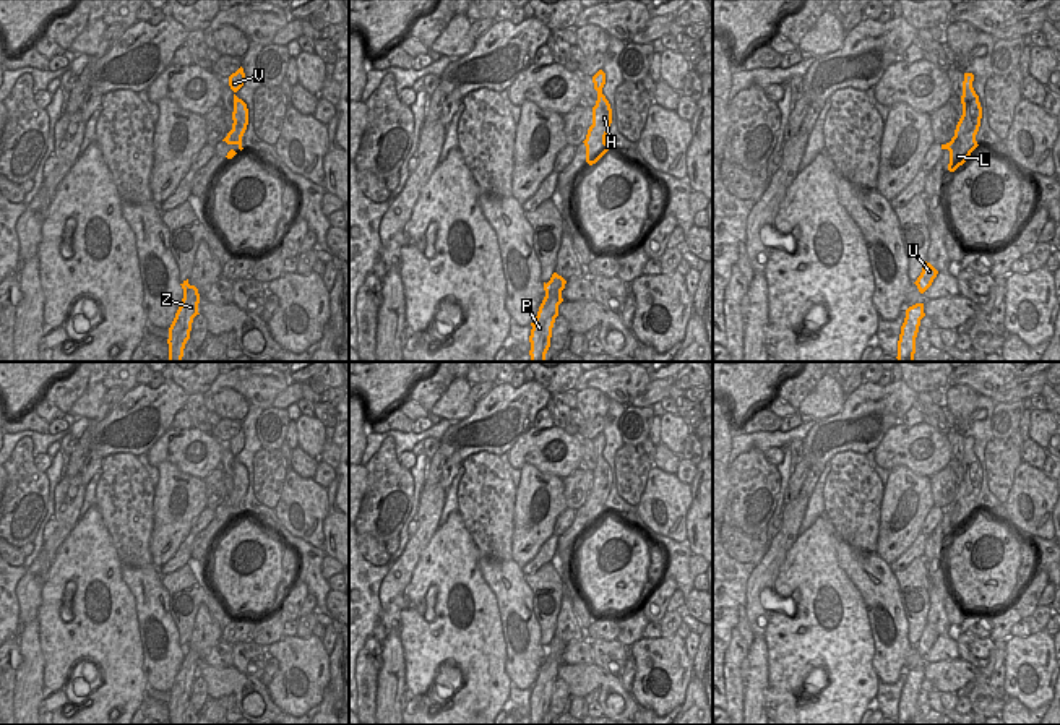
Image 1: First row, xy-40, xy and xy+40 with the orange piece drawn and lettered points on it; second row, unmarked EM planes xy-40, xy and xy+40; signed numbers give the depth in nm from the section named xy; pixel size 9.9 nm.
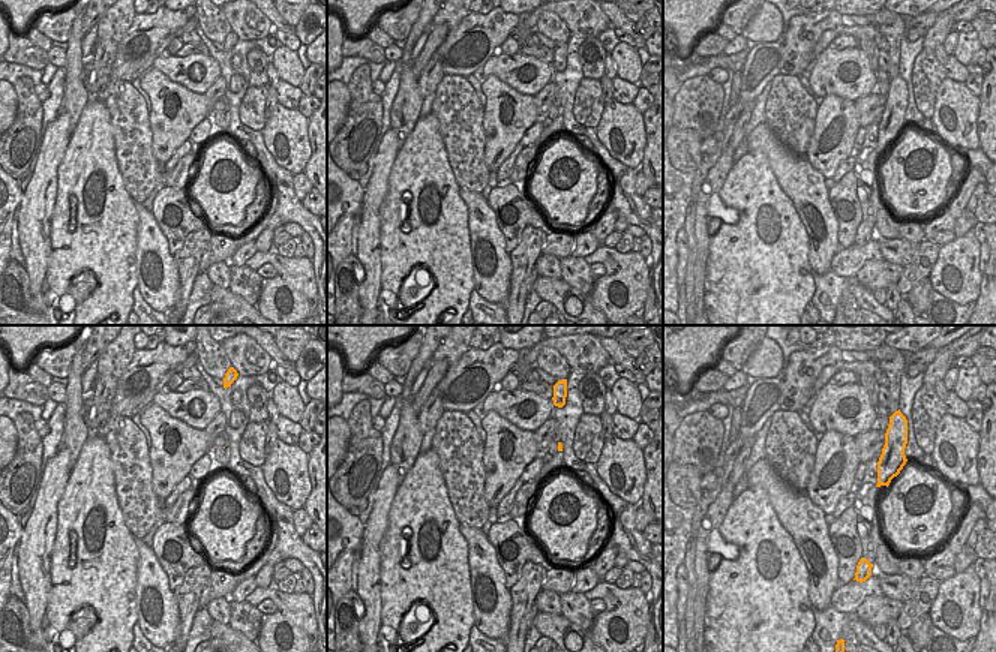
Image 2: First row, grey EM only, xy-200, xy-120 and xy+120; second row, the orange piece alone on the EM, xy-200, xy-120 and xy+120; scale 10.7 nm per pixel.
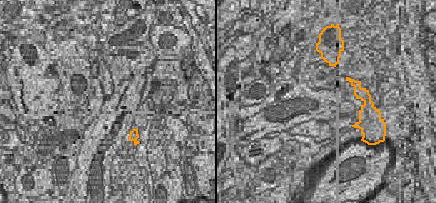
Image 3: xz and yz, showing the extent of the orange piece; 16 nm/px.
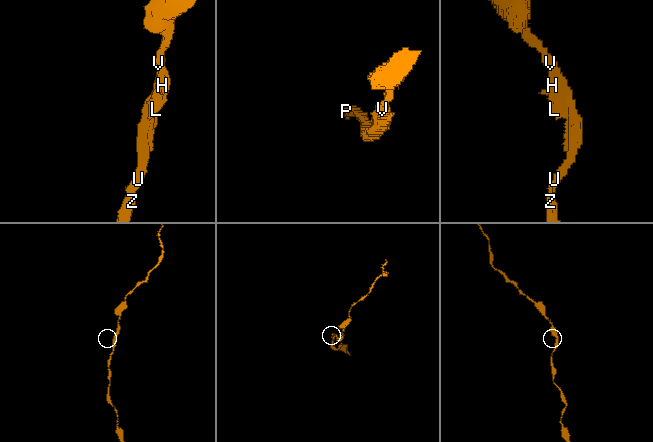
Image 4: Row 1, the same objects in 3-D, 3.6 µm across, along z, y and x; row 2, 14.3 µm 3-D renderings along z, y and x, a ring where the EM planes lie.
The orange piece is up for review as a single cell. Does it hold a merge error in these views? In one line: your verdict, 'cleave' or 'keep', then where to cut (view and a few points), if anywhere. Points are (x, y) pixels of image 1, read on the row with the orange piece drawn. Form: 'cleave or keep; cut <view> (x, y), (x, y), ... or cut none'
keep; cut none

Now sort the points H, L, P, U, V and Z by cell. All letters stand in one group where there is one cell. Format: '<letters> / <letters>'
H L P U V Z

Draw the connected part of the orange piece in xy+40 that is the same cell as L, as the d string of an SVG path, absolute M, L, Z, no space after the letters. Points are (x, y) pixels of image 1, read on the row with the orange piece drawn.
M964 73L963 81L963 115L956 125L954 136L950 143L942 144L942 149L950 151L950 164L948 170L954 172L959 165L963 165L971 152L979 146L976 141L976 135L980 127L982 107L979 102L979 96L972 88L974 75Z

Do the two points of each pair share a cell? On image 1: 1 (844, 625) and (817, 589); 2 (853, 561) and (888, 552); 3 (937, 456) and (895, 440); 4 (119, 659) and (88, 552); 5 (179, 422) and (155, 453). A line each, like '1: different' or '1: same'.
1: same
2: different
3: same
4: same
5: different

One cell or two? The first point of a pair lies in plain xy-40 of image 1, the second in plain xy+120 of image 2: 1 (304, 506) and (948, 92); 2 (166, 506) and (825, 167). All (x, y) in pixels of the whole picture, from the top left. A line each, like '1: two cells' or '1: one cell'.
1: one cell
2: one cell

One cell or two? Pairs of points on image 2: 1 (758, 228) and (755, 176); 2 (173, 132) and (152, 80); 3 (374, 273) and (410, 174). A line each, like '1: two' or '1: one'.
1: one
2: one
3: two

